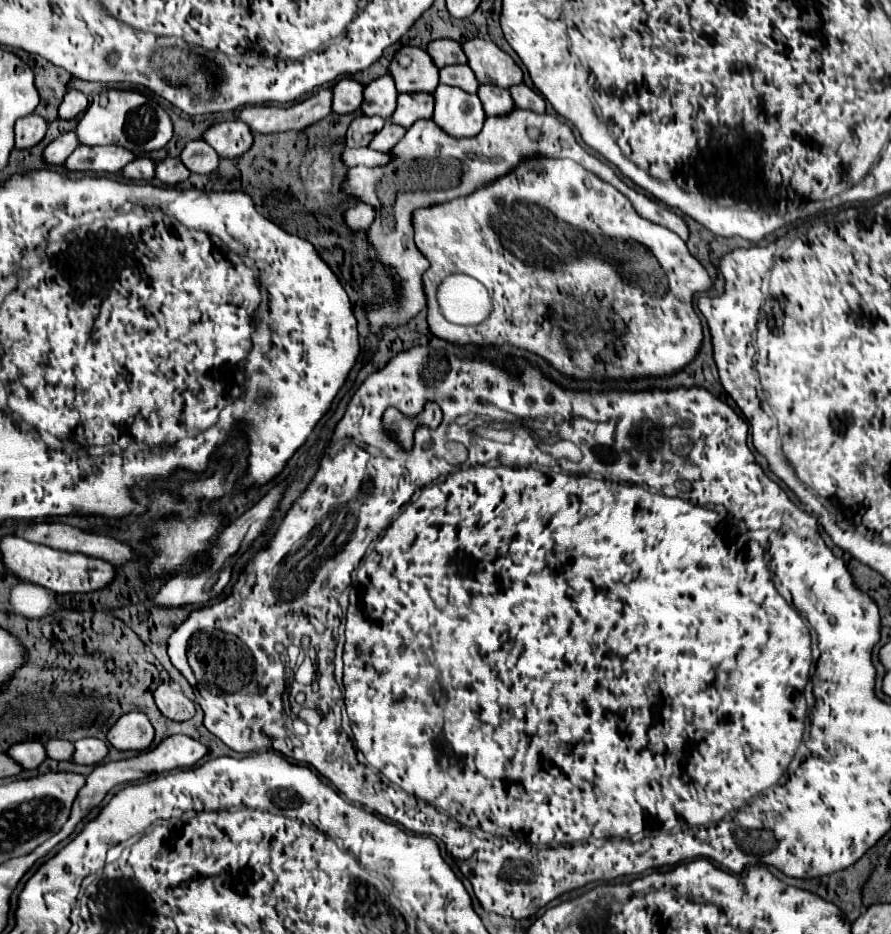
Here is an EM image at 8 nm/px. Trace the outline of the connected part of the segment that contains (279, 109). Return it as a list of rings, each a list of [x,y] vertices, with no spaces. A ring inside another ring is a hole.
[[[321,88],[317,94],[293,106],[247,106],[237,120],[245,122],[251,132],[275,134],[287,130],[303,130],[331,114],[331,88]]]

